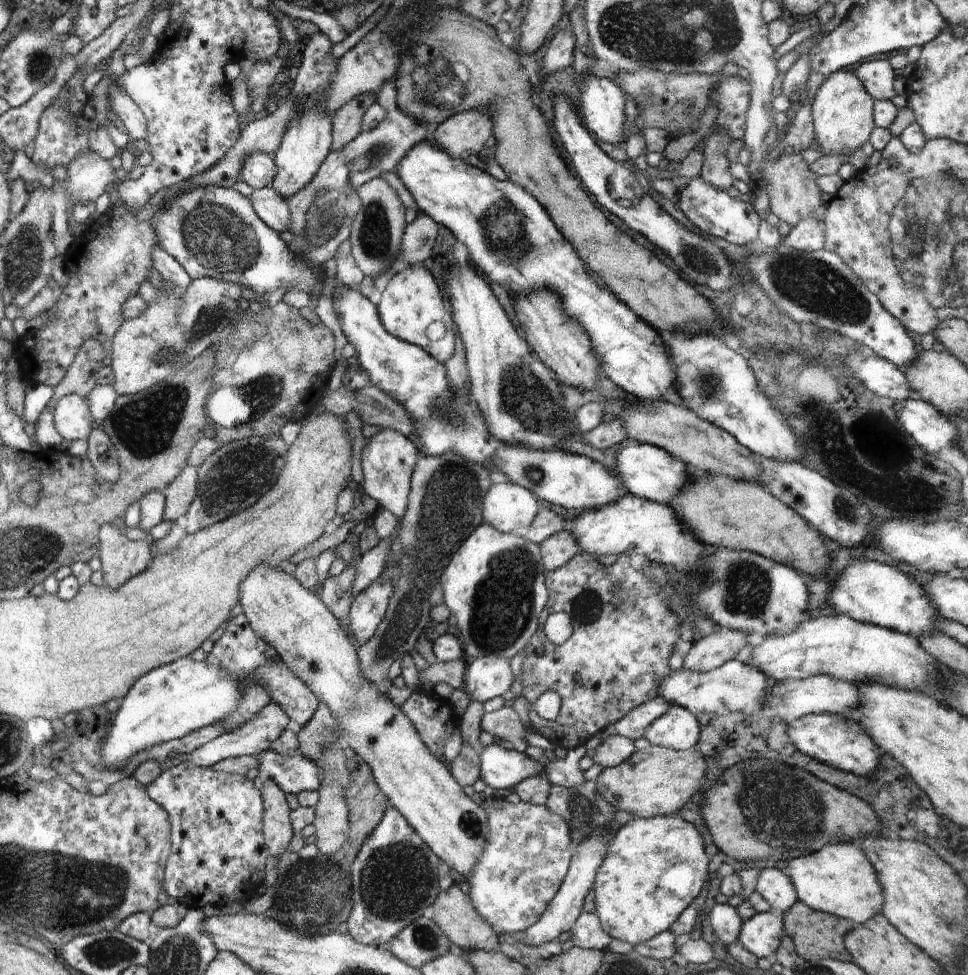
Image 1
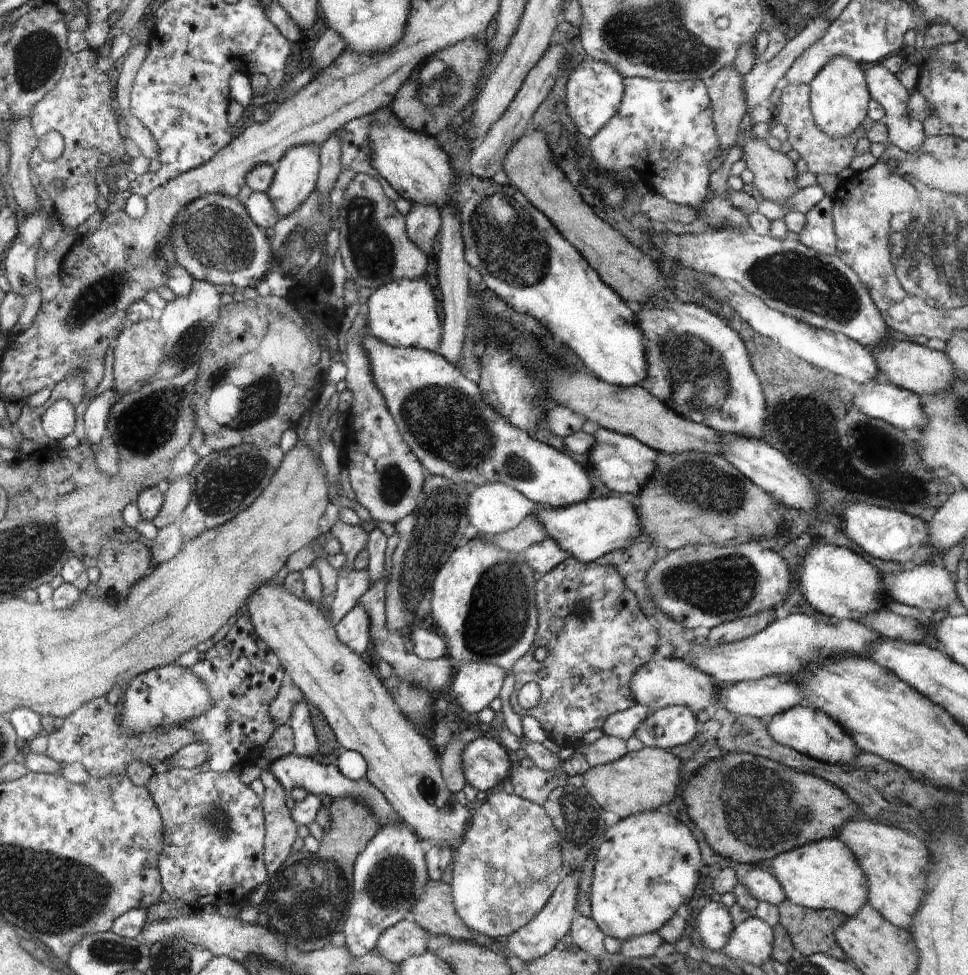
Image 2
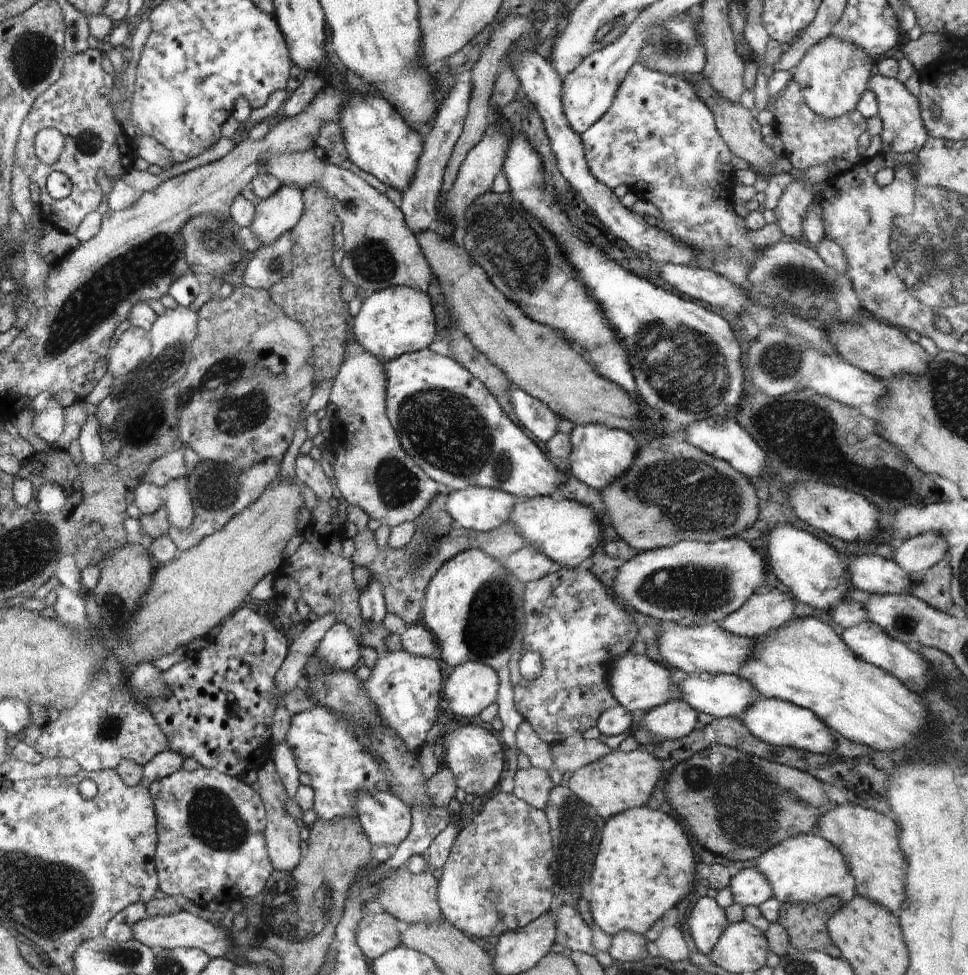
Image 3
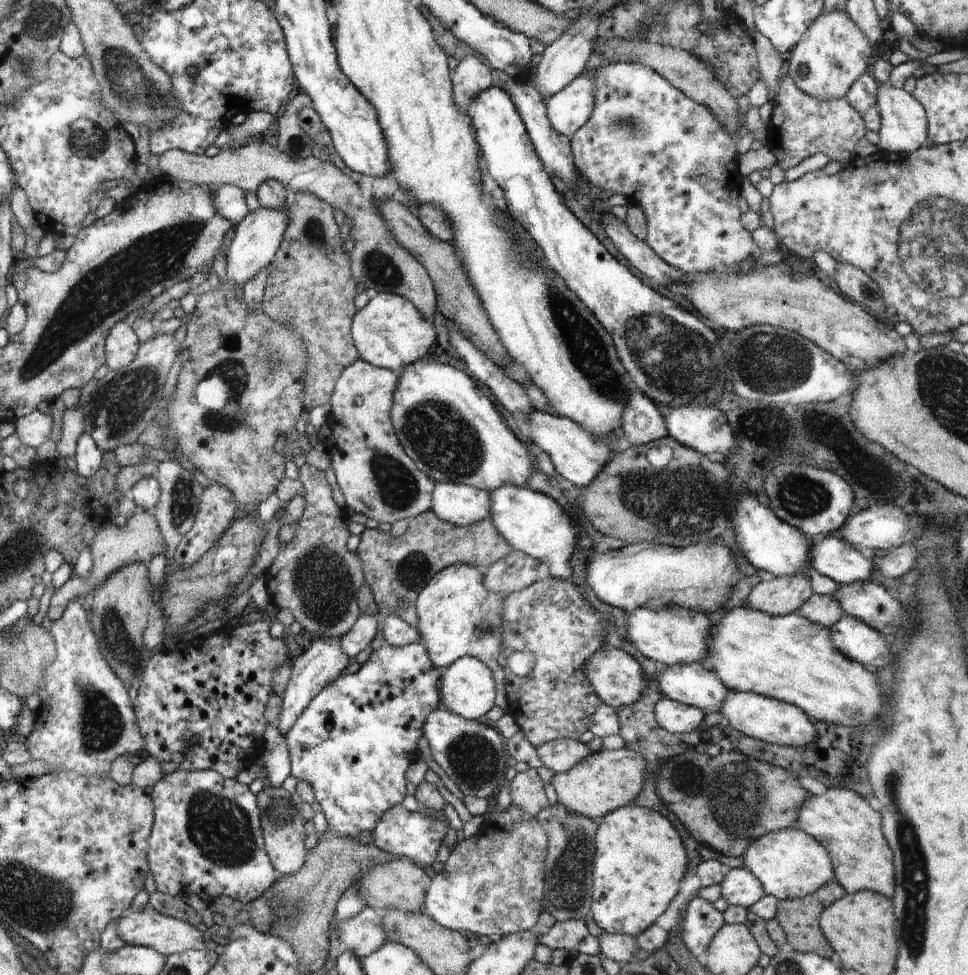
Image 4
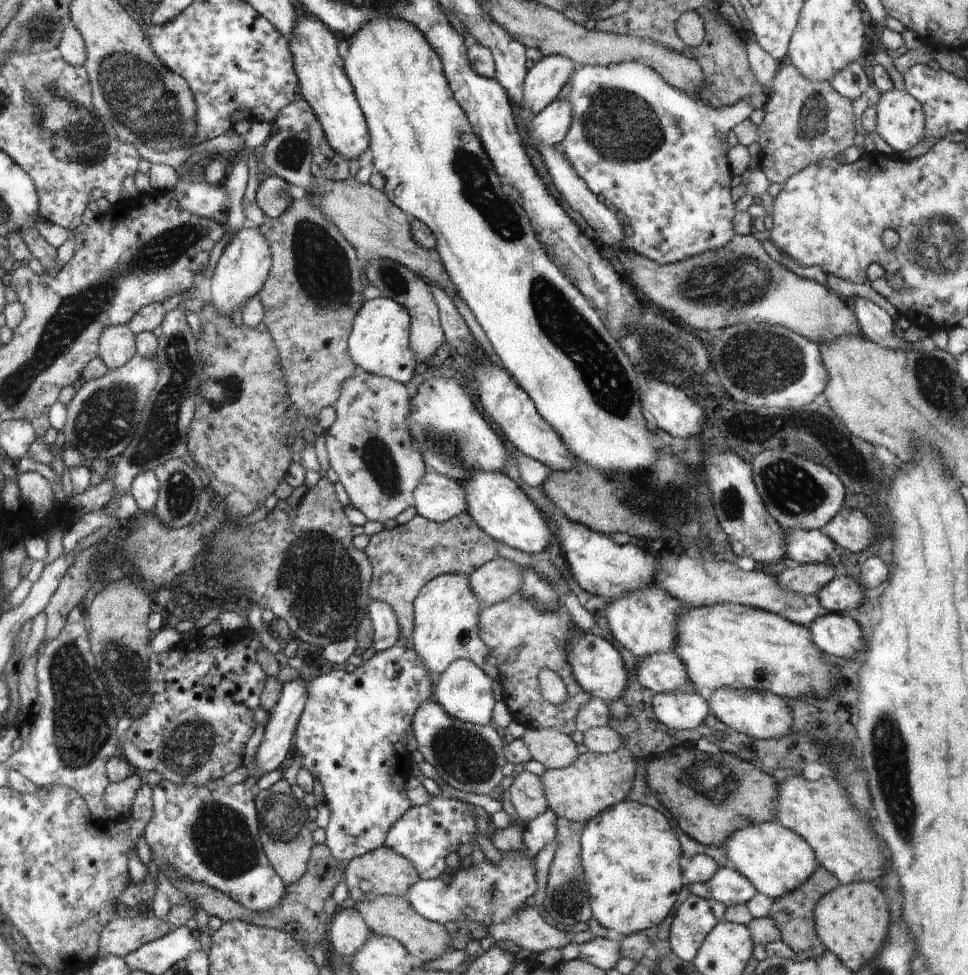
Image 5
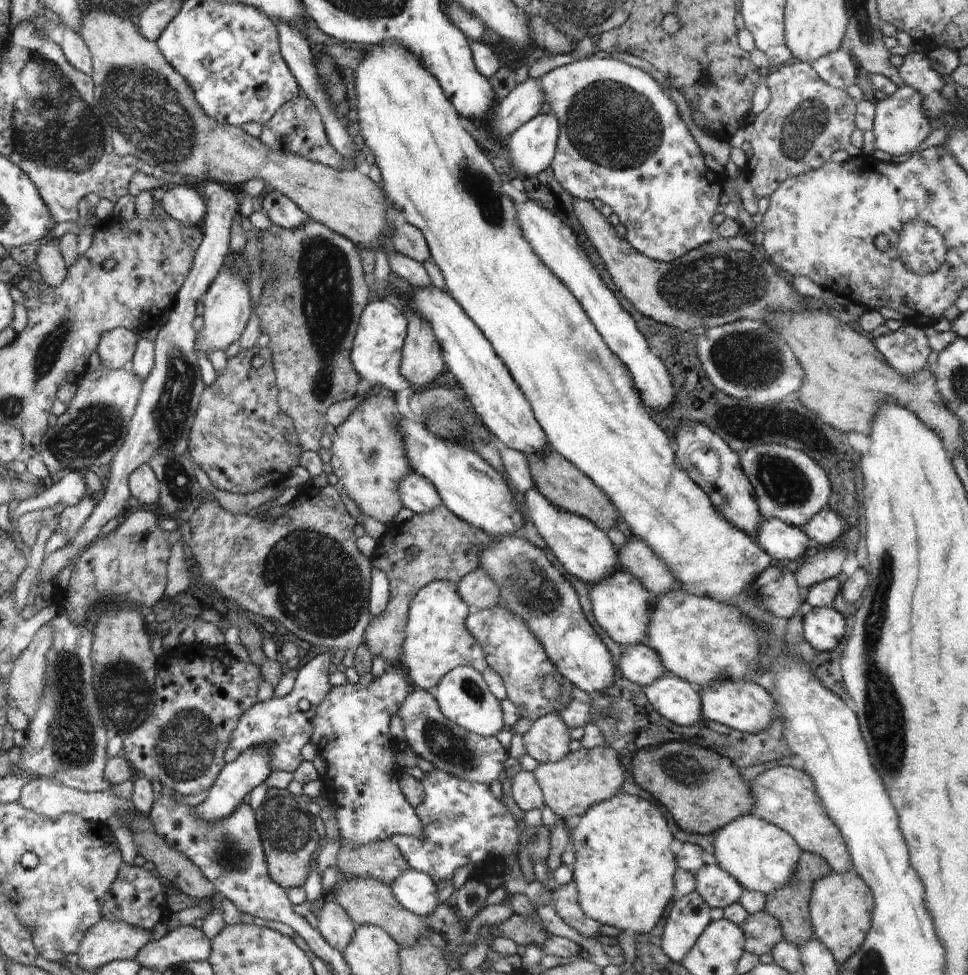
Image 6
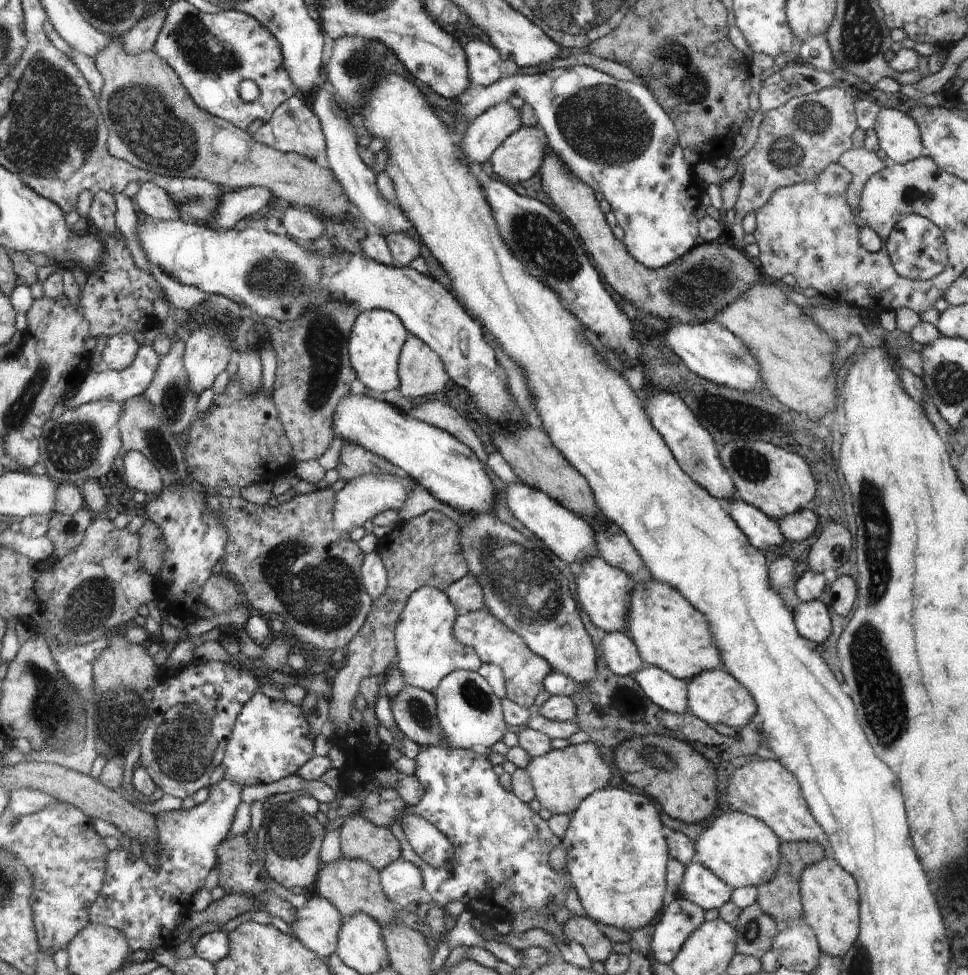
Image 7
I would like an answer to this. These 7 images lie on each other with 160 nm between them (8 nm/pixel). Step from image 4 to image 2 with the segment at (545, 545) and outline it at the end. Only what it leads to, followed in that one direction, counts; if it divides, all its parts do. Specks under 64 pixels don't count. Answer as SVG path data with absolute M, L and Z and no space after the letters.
M588 498L579 504L564 506L564 508L543 509L536 506L536 518L542 524L547 538L552 538L568 552L568 556L586 564L595 562L597 558L616 551L626 550L634 540L640 539L640 517L636 507L624 498Z

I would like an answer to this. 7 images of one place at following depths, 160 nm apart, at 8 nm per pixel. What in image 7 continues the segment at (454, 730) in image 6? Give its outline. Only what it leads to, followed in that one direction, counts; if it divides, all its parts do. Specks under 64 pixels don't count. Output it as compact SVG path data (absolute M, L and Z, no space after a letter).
M405 685L388 704L399 732L420 746L449 749L438 720L438 701L434 693Z

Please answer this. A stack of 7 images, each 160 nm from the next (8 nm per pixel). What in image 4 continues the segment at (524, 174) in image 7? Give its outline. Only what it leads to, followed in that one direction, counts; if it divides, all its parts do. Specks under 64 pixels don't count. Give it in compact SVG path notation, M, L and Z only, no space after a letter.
M596 69L582 71L562 90L544 99L548 120L561 135L571 138L592 116L596 75Z

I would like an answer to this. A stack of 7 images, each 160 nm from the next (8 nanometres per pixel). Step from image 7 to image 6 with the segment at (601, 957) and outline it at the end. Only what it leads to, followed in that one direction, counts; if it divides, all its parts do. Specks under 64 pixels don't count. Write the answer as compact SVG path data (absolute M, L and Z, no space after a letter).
M573 881L560 885L552 892L552 903L559 918L580 936L596 938L600 935L601 924L584 914L578 904L578 892Z

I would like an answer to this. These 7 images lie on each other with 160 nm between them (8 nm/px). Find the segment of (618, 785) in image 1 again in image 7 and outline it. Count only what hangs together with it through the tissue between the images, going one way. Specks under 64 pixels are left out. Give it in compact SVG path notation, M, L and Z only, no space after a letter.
M594 742L578 743L561 750L551 749L544 756L532 758L526 770L535 790L535 799L552 815L574 814L583 800L594 790L603 789L612 776L608 764L600 758L600 750L594 746Z

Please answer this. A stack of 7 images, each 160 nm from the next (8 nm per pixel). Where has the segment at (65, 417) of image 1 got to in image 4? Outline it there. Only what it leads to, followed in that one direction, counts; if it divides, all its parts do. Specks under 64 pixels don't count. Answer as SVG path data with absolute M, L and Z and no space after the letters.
M36 408L30 414L24 415L14 422L15 432L23 445L36 449L51 437L52 420L51 414L45 415Z

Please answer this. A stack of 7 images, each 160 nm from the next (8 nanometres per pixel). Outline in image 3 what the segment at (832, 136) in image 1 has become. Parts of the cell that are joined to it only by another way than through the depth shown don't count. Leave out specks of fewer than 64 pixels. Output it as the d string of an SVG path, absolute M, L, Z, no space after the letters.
M832 35L815 44L805 53L804 58L793 69L793 79L797 82L806 104L825 119L837 119L852 112L860 97L868 89L875 60L851 42Z

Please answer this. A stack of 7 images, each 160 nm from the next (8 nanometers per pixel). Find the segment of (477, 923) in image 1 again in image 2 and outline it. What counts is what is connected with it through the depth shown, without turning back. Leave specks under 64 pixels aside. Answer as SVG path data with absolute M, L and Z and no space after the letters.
M430 880L420 900L414 904L413 921L432 935L440 934L471 940L472 932L456 914L451 886L442 881Z

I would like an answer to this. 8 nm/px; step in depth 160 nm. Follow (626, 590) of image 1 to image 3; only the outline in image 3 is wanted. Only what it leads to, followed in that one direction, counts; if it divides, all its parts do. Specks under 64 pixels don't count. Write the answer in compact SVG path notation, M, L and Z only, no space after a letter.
M560 567L556 572L551 575L544 576L543 579L535 580L528 583L528 640L523 640L523 648L515 652L511 656L511 659L516 662L516 674L518 672L518 662L521 654L527 650L536 650L536 653L540 654L543 660L543 669L541 675L534 680L526 680L522 675L514 676L511 683L516 684L516 704L515 707L519 709L519 713L530 723L530 726L534 729L534 732L547 744L553 745L558 742L562 743L564 739L568 739L571 736L582 736L588 728L597 726L599 722L599 716L604 711L614 708L619 705L616 696L612 694L612 690L609 688L608 682L608 670L610 666L616 661L619 656L626 655L630 652L634 645L634 638L638 634L638 619L634 616L634 612L622 605L616 596L608 595L607 590L601 581L592 571L588 569L582 569L578 567L568 568Z

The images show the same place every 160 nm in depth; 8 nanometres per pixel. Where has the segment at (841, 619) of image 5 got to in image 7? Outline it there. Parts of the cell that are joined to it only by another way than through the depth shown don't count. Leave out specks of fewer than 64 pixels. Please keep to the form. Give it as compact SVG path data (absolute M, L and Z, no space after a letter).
M815 599L809 602L798 602L791 611L798 633L811 645L822 644L832 632L827 607L826 603Z

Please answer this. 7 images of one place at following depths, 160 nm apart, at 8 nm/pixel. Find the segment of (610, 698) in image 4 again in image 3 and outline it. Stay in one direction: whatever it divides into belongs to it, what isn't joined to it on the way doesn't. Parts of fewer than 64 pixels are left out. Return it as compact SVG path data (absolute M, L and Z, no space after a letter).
M631 652L619 656L613 662L610 670L608 670L608 682L609 688L612 690L612 694L616 696L619 704L636 715L671 702L670 691L675 688L672 685L670 671L664 664L654 662L647 656L636 655Z

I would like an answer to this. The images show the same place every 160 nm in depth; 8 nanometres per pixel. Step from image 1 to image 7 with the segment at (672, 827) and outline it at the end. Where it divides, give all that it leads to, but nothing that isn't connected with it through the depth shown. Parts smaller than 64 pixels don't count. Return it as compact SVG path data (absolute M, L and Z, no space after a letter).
M603 788L592 792L570 817L561 846L567 854L567 870L587 916L597 924L627 931L644 928L658 916L664 904L666 862L669 846L662 836L662 822L648 795L631 793L622 788Z

